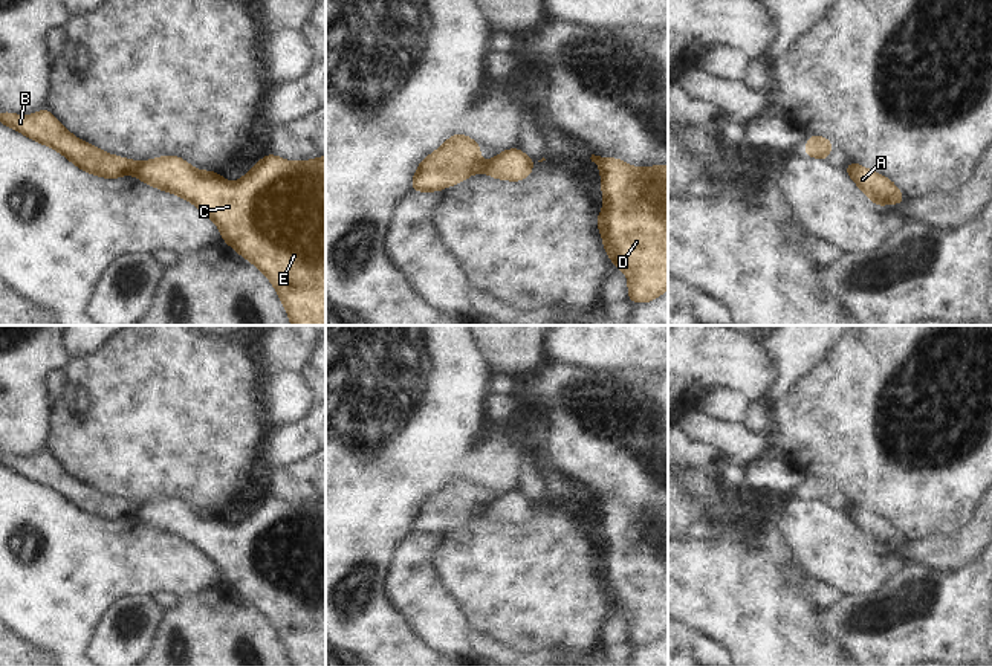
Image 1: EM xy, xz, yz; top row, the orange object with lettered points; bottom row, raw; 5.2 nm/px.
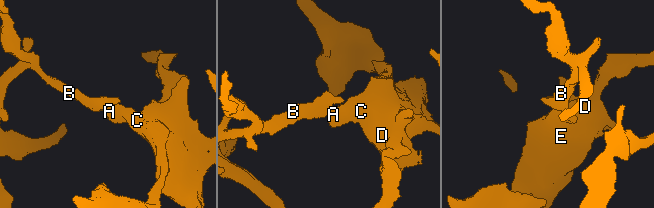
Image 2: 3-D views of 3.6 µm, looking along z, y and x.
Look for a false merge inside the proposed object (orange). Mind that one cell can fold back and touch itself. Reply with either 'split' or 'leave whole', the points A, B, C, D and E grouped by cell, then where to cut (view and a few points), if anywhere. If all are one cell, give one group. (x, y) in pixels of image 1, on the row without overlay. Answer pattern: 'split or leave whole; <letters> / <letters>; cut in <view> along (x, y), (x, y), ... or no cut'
split; A C D E / B; cut in xy along (141, 506), (133, 515)

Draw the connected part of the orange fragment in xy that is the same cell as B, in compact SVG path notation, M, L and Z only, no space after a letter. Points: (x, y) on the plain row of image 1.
M46 449L31 458L0 454L0 464L15 470L32 483L55 490L83 513L98 519L116 521L124 516L135 516L141 507L138 503L107 496L79 483Z

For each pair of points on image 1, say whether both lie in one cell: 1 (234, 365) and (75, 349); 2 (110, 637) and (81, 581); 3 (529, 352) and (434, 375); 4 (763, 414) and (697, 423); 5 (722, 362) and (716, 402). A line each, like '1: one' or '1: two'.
1: two
2: two
3: two
4: two
5: two

